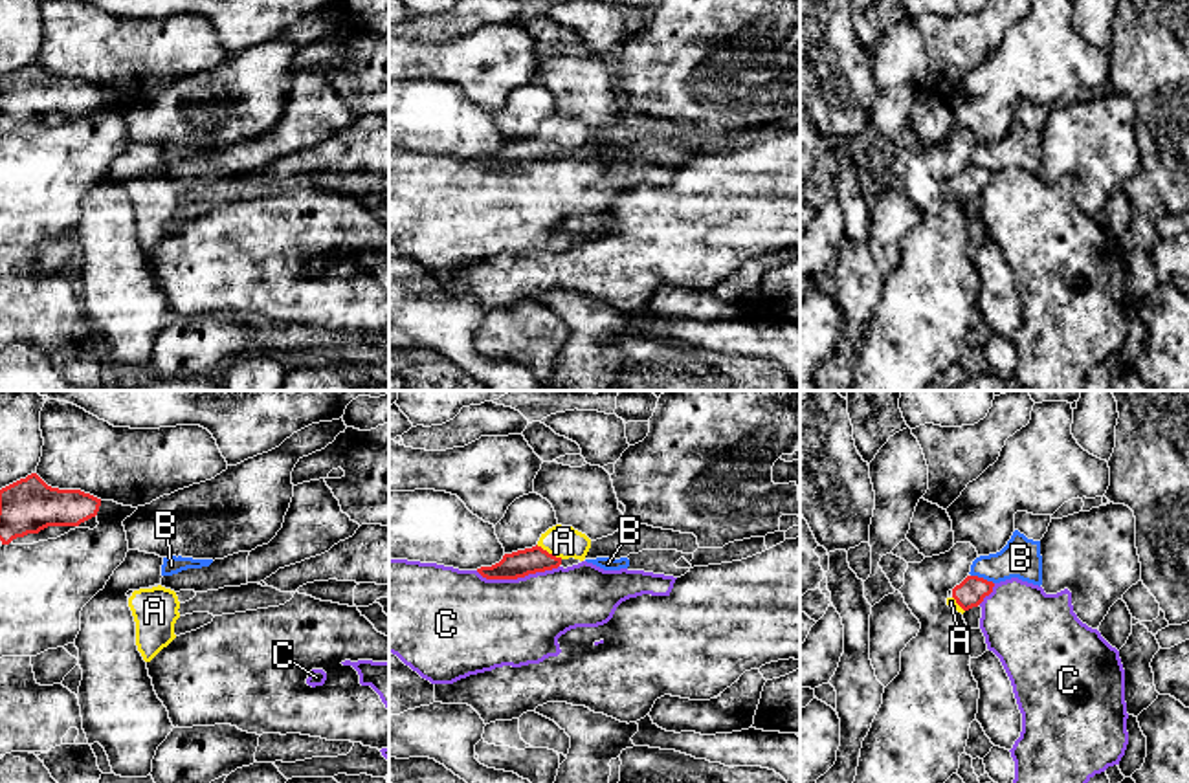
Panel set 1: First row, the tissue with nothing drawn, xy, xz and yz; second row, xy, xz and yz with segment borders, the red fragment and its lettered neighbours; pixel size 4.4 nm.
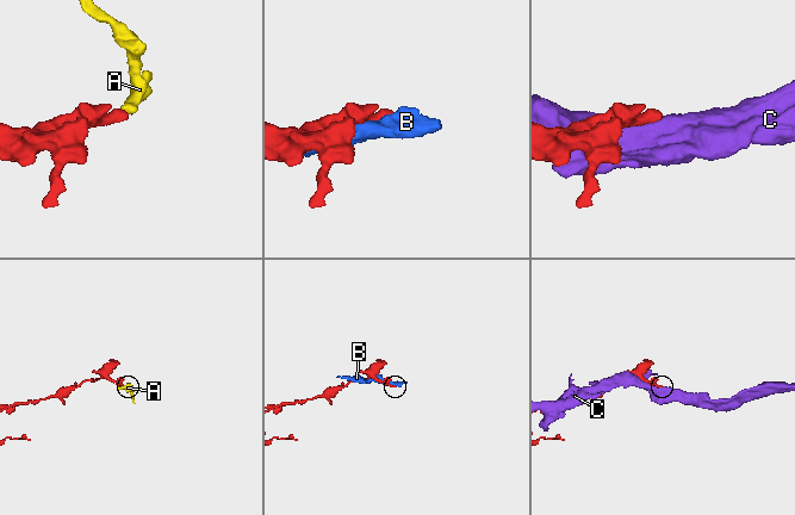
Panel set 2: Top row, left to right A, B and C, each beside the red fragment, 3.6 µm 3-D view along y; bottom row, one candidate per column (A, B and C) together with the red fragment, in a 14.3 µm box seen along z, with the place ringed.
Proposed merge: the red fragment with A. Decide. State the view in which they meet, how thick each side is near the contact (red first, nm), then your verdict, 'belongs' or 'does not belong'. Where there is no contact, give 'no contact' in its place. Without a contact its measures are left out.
xz | 120/140 nm | belongs

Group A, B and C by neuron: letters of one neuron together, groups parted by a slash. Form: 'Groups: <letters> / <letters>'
Groups: A / B / C

